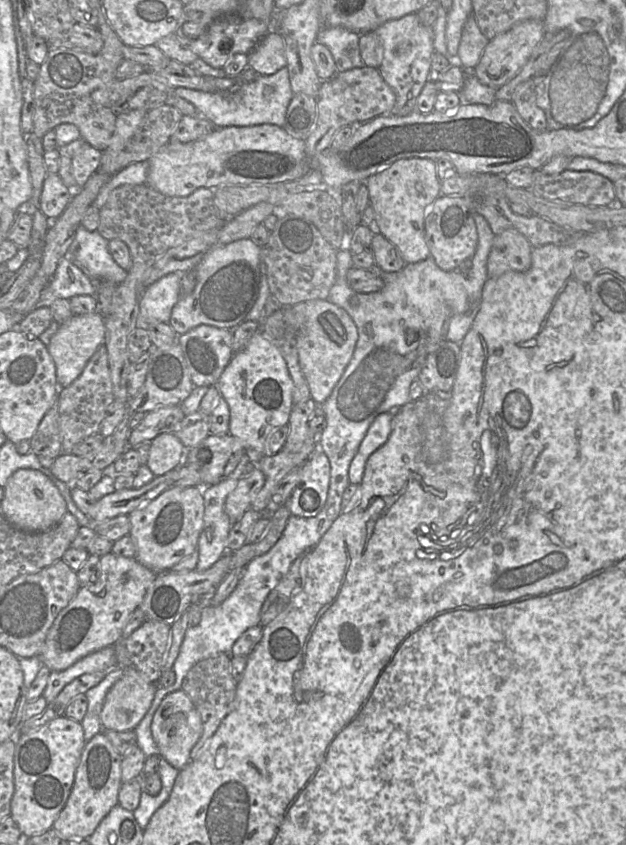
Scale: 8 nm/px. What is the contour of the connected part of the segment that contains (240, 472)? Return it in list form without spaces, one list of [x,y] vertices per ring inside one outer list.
[[[244,454],[227,479],[202,488],[204,524],[197,544],[198,562],[195,570],[209,569],[227,551],[227,538],[235,522],[232,522],[224,510],[225,501],[238,482],[251,472],[253,466],[249,456]]]

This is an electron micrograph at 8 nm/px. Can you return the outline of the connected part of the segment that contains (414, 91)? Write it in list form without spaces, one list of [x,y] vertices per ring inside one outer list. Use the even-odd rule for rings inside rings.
[[[417,13],[407,14],[399,19],[385,22],[379,26],[375,34],[383,45],[383,59],[378,70],[384,81],[396,94],[396,105],[393,113],[406,116],[416,111],[416,99],[425,83],[432,78],[431,58],[435,52],[433,46],[433,31],[424,26]]]

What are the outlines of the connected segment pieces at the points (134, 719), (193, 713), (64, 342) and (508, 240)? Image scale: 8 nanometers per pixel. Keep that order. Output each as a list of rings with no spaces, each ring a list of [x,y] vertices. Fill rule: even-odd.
[[[131,665],[107,692],[100,713],[102,730],[136,728],[150,709],[157,687]]]
[[[182,690],[166,695],[151,721],[151,733],[160,752],[159,755],[179,771],[192,760],[191,751],[200,740],[202,732],[201,717],[190,698]]]
[[[99,312],[72,315],[60,325],[47,348],[56,368],[57,382],[61,387],[69,386],[84,370],[89,359],[104,344],[105,318]]]
[[[510,228],[494,236],[487,259],[488,277],[498,277],[506,272],[524,272],[531,267],[533,246],[516,229]]]

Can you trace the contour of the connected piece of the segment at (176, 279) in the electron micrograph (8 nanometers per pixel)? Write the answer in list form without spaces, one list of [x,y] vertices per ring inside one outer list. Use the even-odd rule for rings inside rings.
[[[176,271],[158,279],[146,289],[142,310],[150,314],[148,322],[168,322],[172,308],[181,297],[181,283],[187,271]]]

